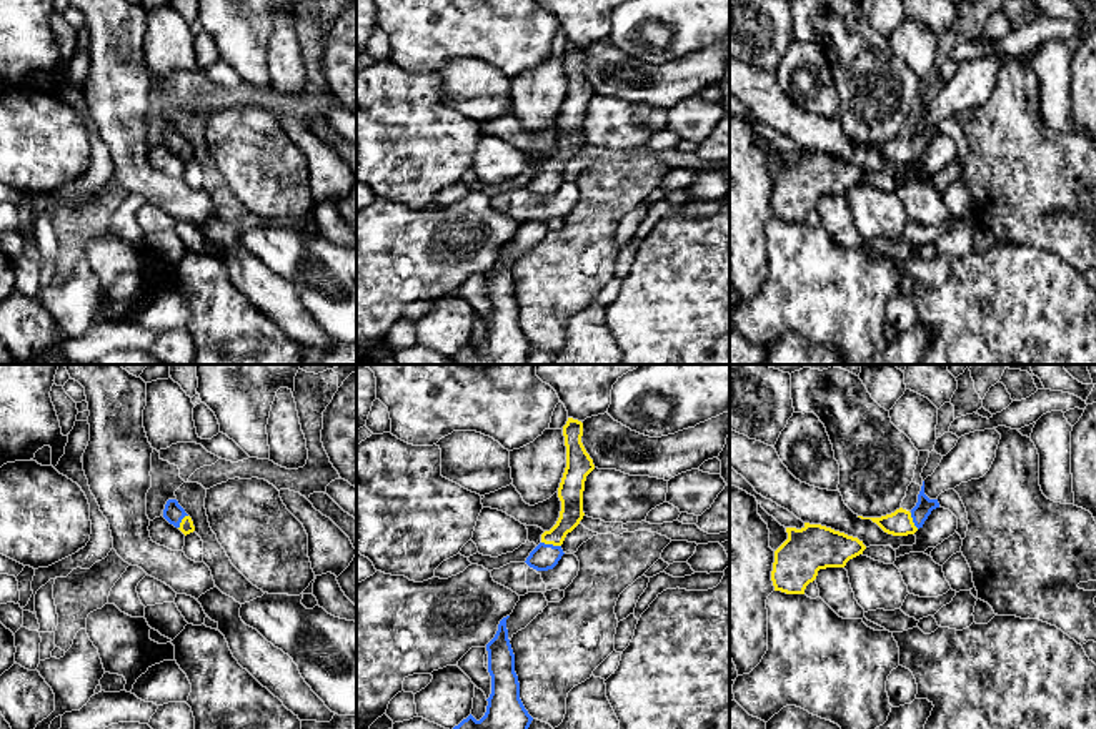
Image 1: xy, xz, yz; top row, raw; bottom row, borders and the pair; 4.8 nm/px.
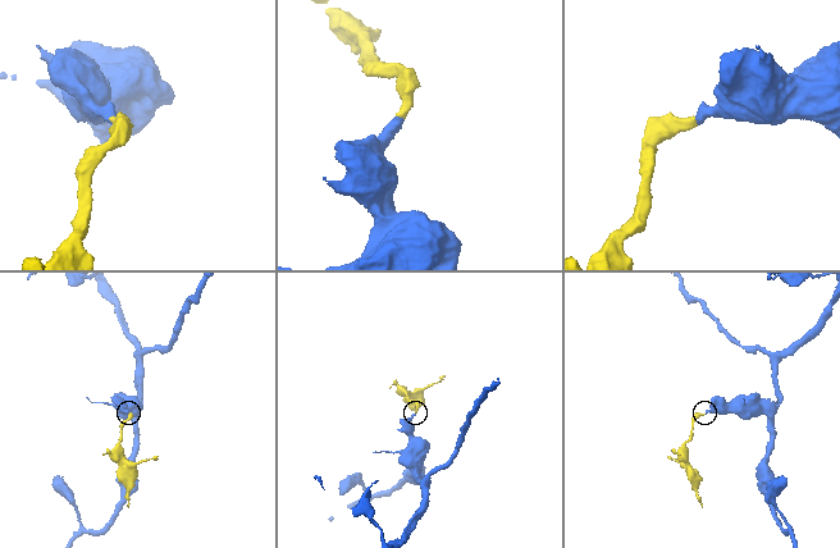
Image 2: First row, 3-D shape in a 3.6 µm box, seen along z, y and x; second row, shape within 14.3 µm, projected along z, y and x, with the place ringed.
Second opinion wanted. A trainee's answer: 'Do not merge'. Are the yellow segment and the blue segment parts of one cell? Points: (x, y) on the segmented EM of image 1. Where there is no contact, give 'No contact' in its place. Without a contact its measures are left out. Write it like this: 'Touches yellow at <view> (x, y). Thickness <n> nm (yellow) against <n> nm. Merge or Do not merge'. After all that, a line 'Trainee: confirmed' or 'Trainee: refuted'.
Touches yellow at xz (552, 543). Thickness 120 nm (yellow) against 130 nm. Merge
Trainee: refuted

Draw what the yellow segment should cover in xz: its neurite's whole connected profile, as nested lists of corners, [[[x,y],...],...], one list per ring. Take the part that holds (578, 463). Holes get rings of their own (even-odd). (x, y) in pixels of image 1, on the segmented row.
[[[568,418],[563,426],[566,446],[566,468],[558,488],[561,511],[556,524],[541,534],[541,543],[530,553],[526,564],[536,571],[553,569],[565,554],[561,544],[583,519],[583,491],[586,476],[595,469],[593,459],[586,453],[581,436],[583,423]]]

